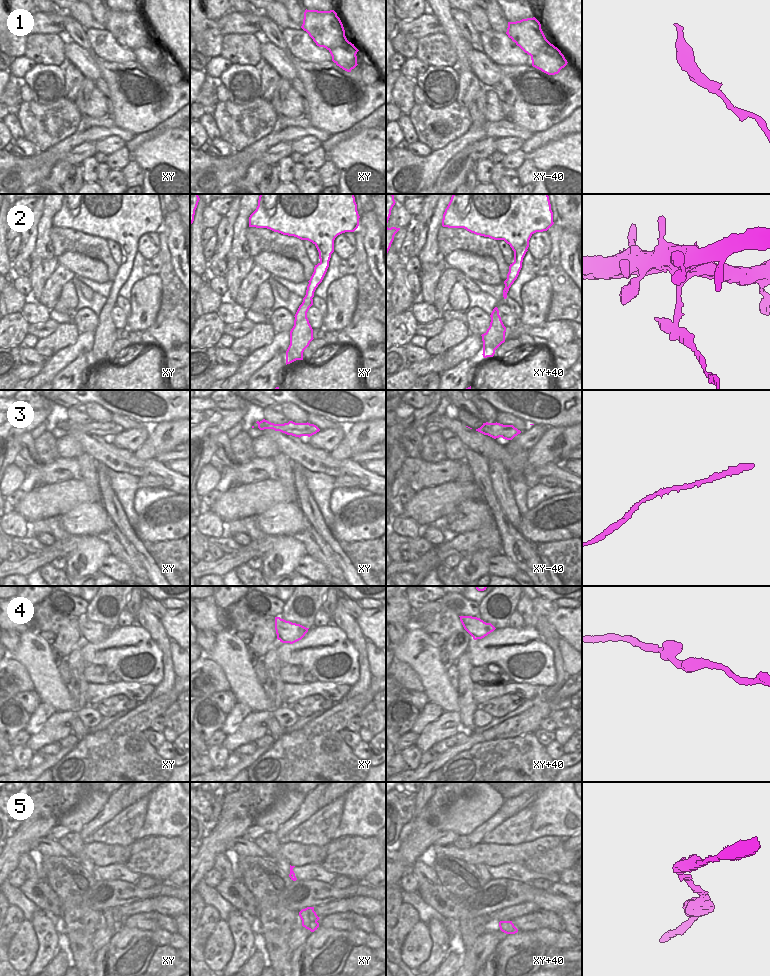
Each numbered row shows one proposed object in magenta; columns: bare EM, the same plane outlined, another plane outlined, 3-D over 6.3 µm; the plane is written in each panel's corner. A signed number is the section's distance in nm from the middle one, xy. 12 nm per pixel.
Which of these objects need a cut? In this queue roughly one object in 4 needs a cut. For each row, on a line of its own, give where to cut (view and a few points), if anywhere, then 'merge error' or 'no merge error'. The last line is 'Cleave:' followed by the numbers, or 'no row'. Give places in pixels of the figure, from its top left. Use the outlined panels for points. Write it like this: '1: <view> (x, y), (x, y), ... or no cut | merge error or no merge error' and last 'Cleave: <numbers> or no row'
1: no cut | no merge error
2: xy (305, 295), (311, 298) | merge error
3: no cut | no merge error
4: no cut | no merge error
5: no cut | no merge error
Cleave: 2

